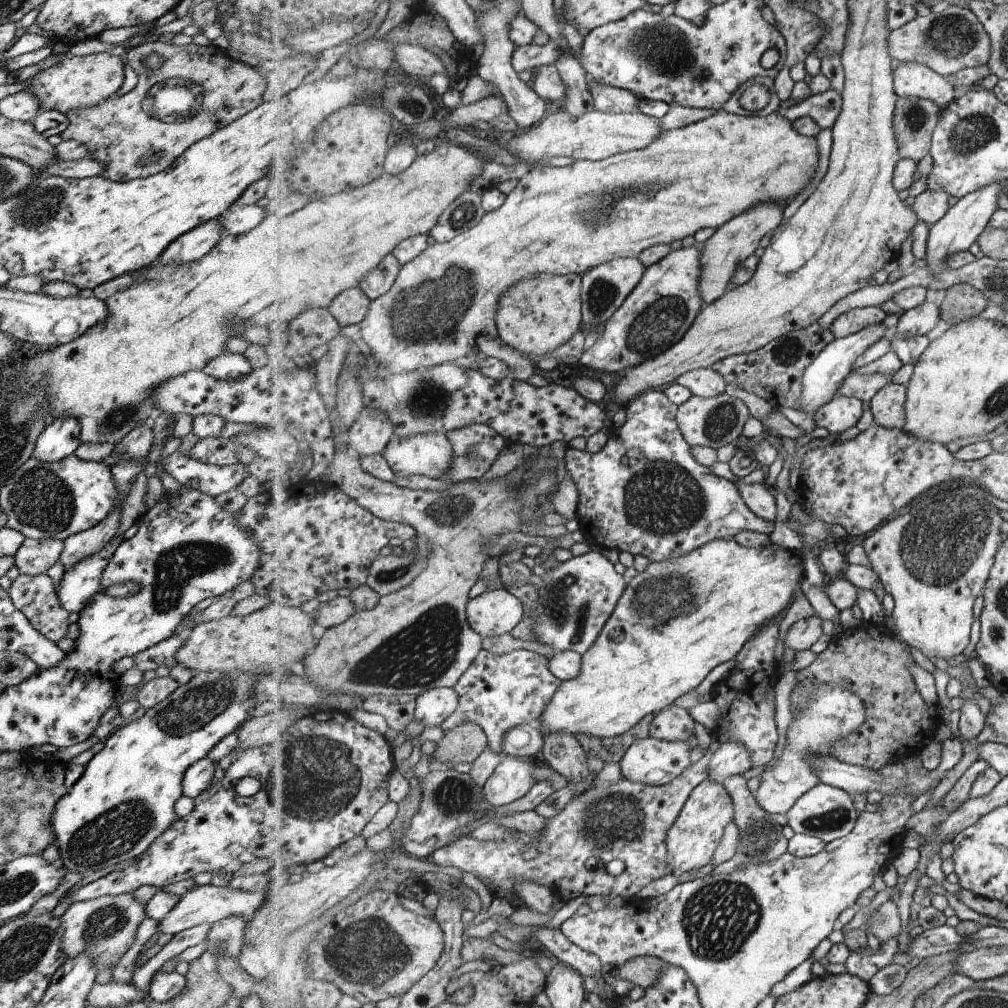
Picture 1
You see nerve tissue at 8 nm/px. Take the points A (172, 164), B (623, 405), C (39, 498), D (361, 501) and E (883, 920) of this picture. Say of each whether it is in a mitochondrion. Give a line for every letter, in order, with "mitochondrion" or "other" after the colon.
A: other
B: other
C: mitochondrion
D: other
E: mitochondrion

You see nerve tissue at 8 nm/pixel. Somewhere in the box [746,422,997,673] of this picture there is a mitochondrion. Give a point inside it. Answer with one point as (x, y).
(939, 544)

